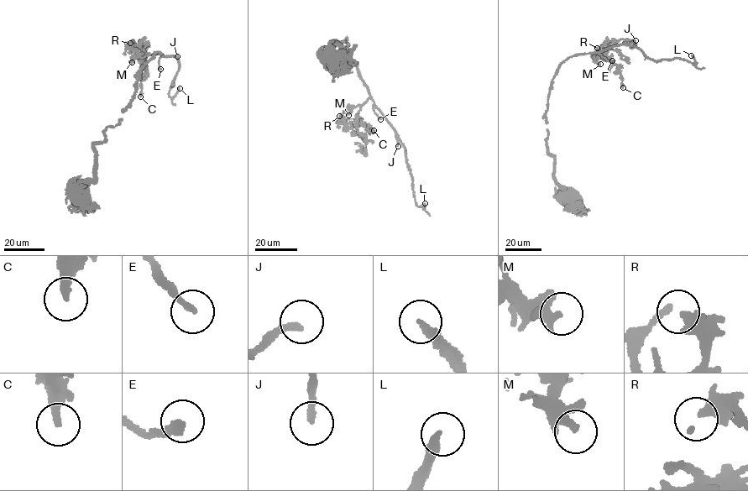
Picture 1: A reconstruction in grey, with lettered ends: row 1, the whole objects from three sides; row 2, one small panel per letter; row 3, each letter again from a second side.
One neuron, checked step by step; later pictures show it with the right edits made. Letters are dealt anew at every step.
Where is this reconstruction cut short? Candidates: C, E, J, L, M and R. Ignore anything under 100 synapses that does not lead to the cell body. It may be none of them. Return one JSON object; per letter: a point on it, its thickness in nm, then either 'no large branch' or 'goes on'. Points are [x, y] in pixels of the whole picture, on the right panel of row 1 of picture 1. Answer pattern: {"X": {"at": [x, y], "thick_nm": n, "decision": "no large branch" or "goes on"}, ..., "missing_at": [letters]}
{"C": {"at": [623, 87], "thick_nm": 300, "decision": "no large branch"}, "E": {"at": [612, 60], "thick_nm": 240, "decision": "goes on"}, "J": {"at": [635, 40], "thick_nm": 200, "decision": "goes on"}, "L": {"at": [691, 55], "thick_nm": 280, "decision": "goes on"}, "M": {"at": [600, 64], "thick_nm": 240, "decision": "no large branch"}, "R": {"at": [597, 48], "thick_nm": 320, "decision": "no large branch"}, "missing_at": ["E", "J", "L"]}

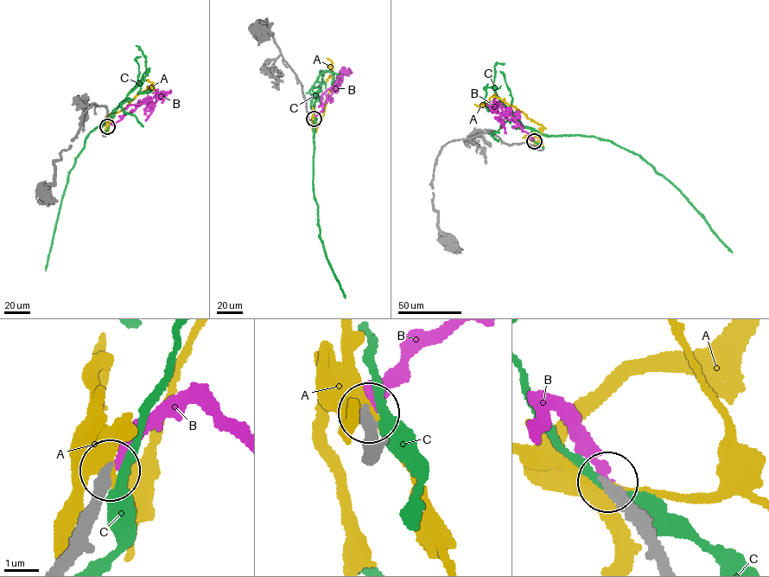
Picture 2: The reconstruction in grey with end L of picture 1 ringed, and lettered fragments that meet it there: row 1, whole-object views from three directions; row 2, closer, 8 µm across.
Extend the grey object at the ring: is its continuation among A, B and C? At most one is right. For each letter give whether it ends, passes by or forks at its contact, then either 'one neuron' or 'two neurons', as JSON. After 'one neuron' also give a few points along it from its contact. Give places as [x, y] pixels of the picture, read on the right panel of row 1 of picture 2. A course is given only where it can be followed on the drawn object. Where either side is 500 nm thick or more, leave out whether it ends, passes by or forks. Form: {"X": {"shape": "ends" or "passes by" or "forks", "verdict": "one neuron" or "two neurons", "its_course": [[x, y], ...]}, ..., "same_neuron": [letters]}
{"A": {"shape": "forks", "verdict": "two neurons"}, "B": {"shape": "ends", "verdict": "one neuron", "its_course": [[534, 141], [506, 110], [499, 120], [496, 118], [504, 127], [505, 133]]}, "C": {"shape": "passes by", "verdict": "two neurons"}, "same_neuron": ["B"]}

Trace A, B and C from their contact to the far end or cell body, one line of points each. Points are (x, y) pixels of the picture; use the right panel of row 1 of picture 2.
A: (534, 141), (542, 125), (522, 112), (496, 97), (484, 105), (474, 104)
B: (534, 141), (506, 110), (499, 120), (496, 118), (504, 127), (505, 133)
C: (535, 141), (530, 135), (534, 130), (548, 136), (596, 137), (638, 155), (675, 186), (733, 253)

